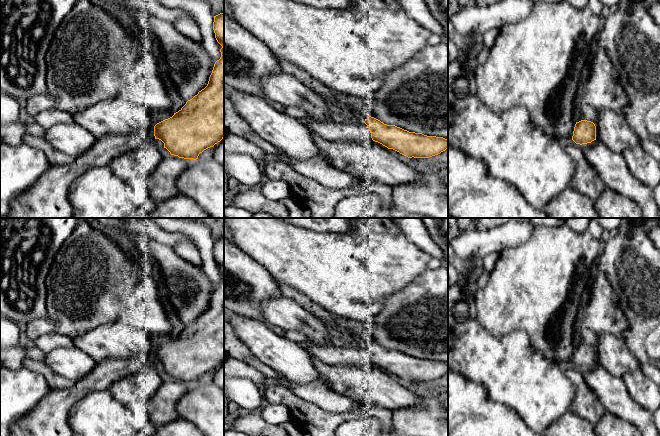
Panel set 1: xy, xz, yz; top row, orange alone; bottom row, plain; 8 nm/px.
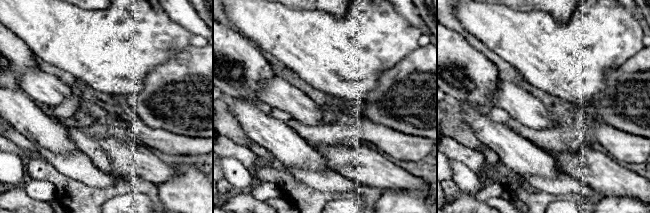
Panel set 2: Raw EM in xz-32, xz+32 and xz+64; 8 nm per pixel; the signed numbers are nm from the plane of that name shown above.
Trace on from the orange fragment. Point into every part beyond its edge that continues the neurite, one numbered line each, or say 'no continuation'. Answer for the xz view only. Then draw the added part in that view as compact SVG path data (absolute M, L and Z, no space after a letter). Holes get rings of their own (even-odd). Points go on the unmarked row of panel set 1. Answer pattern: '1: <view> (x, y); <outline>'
1: xz (335, 354); M304 341L299 343L298 346L310 356L326 364L352 364L358 367L370 367L373 365L367 349L357 344L332 344L328 347L319 347Z

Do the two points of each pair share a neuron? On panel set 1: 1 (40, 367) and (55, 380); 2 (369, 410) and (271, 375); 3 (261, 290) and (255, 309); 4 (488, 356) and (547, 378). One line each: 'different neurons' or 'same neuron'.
1: same neuron
2: different neurons
3: same neuron
4: same neuron

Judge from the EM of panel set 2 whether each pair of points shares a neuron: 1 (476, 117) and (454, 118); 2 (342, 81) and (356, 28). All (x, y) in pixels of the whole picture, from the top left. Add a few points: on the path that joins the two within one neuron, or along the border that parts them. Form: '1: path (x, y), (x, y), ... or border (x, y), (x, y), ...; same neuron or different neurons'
1: border (456, 106), (463, 116), (464, 123), (477, 138); different neurons
2: path (344, 68), (344, 57), (356, 45), (356, 41); same neuron

